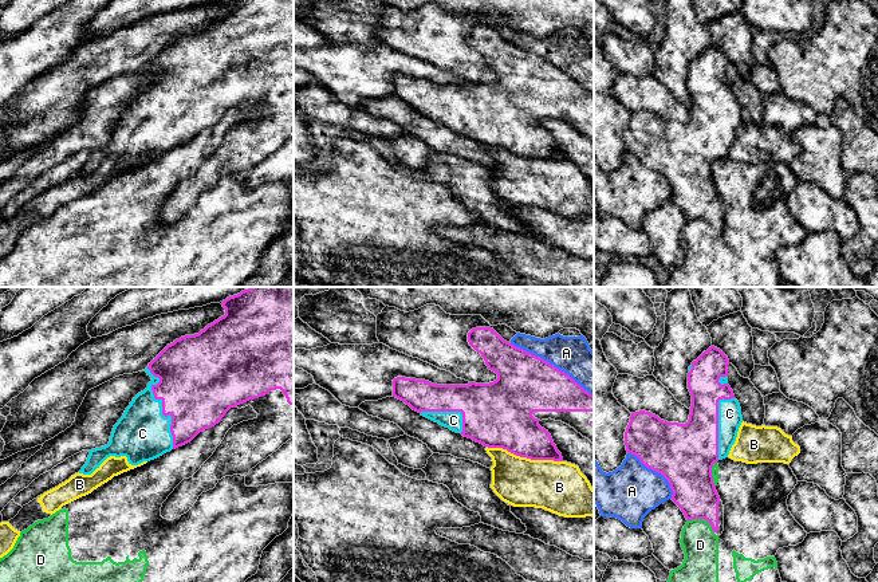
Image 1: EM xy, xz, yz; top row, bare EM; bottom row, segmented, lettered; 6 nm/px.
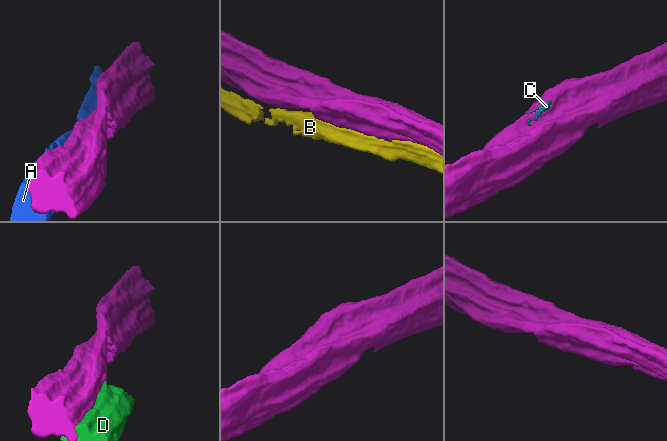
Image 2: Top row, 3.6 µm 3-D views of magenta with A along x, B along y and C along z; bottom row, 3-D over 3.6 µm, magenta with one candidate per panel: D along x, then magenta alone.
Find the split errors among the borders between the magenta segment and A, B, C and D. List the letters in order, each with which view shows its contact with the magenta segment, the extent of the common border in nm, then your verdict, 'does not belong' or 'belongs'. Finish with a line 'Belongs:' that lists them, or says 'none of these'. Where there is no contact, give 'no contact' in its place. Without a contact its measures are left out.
A: meets magenta in xz; contact 600 nm long; does not belong
B: meets magenta in xz; contact 460 nm long; does not belong
C: meets magenta in xy; contact 500 nm long; belongs
D: meets magenta in yz; contact 180 nm long; does not belong
Belongs: C

